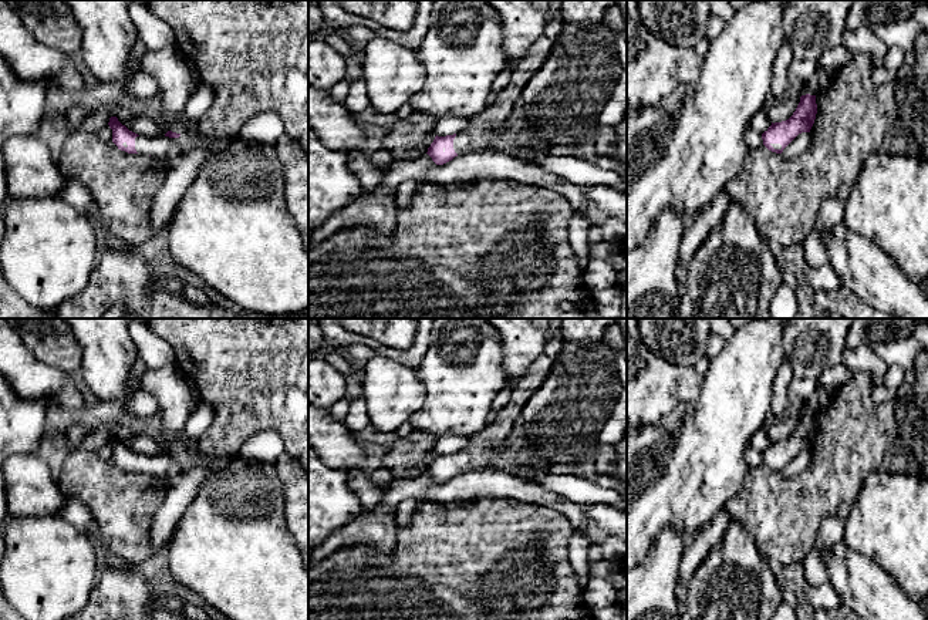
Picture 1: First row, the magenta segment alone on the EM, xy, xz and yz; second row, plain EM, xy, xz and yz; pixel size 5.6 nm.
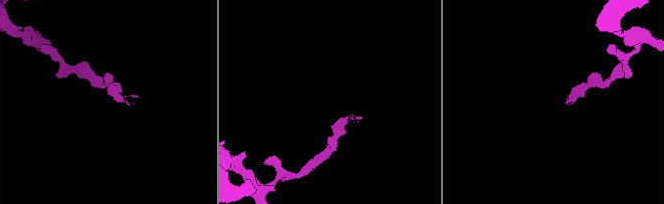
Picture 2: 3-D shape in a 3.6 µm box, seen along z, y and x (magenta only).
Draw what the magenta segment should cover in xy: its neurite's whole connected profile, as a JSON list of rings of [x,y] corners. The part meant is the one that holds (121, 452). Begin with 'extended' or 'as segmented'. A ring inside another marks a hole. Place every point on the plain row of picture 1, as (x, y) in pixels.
extended; [[[111,435],[108,444],[112,448],[112,461],[128,472],[171,479],[179,475],[186,465],[186,461],[179,456],[180,452],[172,449],[165,454],[141,455],[122,444],[117,435]]]

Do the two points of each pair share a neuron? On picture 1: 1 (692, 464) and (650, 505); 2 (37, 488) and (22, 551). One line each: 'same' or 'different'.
1: same
2: different

